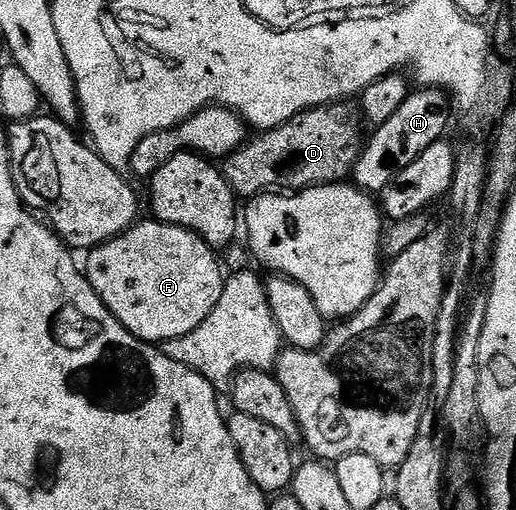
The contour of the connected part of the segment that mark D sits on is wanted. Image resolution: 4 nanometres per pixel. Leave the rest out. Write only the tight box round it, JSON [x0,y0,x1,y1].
[223,103,363,199]

